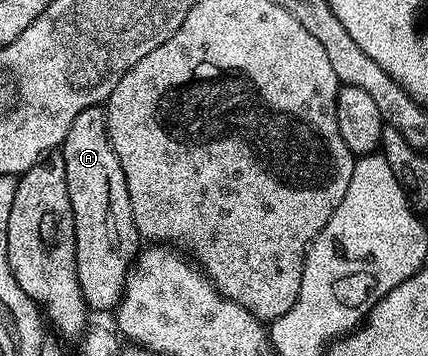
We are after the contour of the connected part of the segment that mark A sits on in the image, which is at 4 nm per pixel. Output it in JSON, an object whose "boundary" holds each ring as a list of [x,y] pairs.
{"boundary":[[[103,106],[82,109],[82,113],[78,113],[78,117],[74,117],[74,125],[70,125],[70,133],[66,133],[62,144],[62,152],[64,151],[62,162],[66,169],[66,185],[70,193],[70,205],[74,209],[78,285],[93,312],[111,312],[120,302],[120,298],[124,295],[124,282],[128,271],[136,262],[136,256],[142,247],[142,240],[136,231],[134,217],[130,209],[130,193],[126,189],[126,177],[122,173],[118,153],[114,153],[114,145],[110,145],[104,112]]]}

